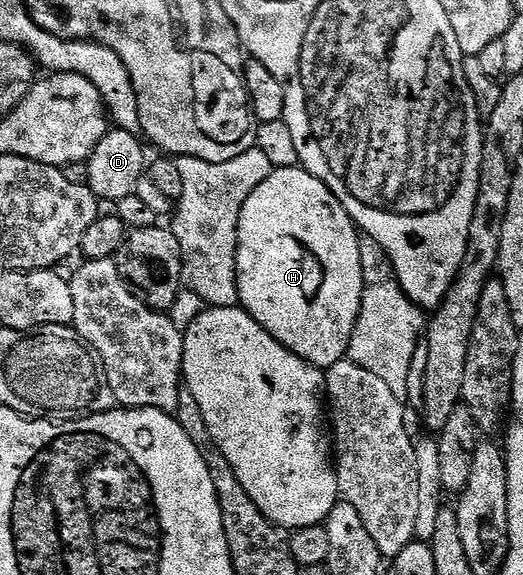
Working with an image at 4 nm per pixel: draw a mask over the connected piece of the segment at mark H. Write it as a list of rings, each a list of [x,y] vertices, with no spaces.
[[[303,167],[273,168],[272,174],[262,183],[258,183],[258,187],[254,187],[254,191],[250,195],[250,199],[246,199],[238,219],[236,282],[240,296],[239,308],[247,311],[275,341],[282,343],[282,347],[286,347],[291,353],[301,357],[308,365],[313,365],[321,371],[328,370],[334,363],[347,358],[351,332],[354,331],[355,321],[358,319],[359,307],[362,303],[365,284],[362,279],[360,238],[361,234],[358,232],[356,224],[353,223],[352,216],[342,207],[339,199],[329,191],[326,183],[322,183],[314,175],[307,173]]]

